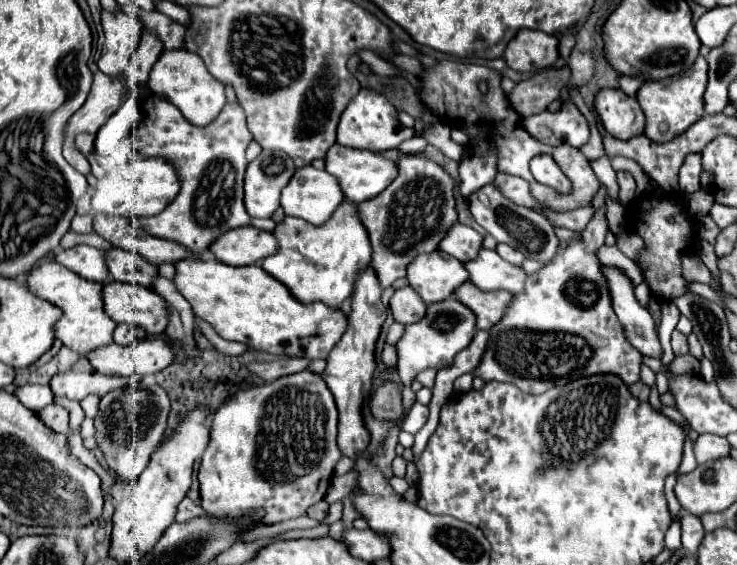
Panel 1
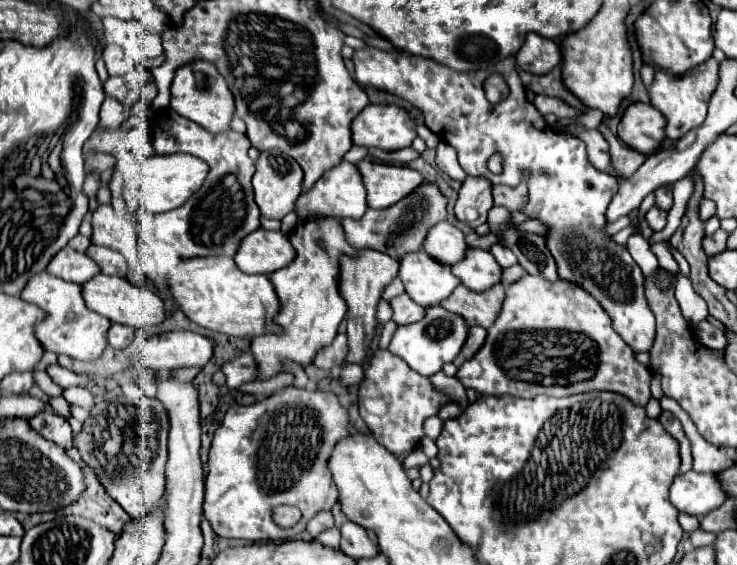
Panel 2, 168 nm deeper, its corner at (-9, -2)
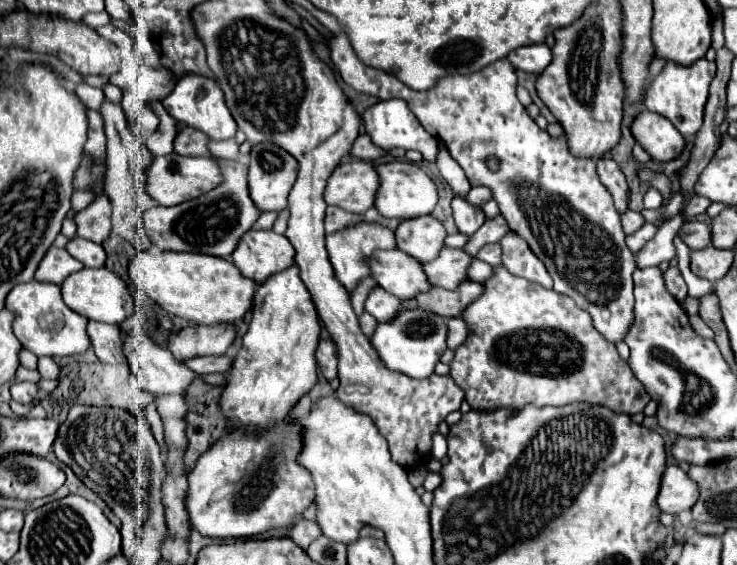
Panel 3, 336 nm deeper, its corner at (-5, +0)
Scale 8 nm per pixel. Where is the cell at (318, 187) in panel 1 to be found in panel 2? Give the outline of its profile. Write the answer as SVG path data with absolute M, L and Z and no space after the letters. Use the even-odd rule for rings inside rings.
M341 162L339 166L331 168L321 176L313 188L303 190L301 196L295 202L295 212L301 220L309 216L335 216L335 218L361 218L367 210L367 200L365 200L365 186L361 182L361 176L357 172L355 164Z

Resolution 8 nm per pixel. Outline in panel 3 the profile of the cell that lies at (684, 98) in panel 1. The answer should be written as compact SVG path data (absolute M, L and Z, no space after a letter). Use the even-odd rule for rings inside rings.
M705 58L693 62L691 66L681 66L667 62L663 72L651 82L645 94L645 108L649 112L657 112L665 116L683 136L693 136L703 124L703 108L705 100L709 96L709 84L715 76L715 62L709 62Z

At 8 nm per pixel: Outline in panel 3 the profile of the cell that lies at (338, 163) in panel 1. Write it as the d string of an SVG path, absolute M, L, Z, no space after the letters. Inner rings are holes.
M393 160L393 162L385 162L385 164L377 164L377 172L381 178L381 190L377 192L377 200L375 200L375 208L385 216L385 218L399 218L399 220L409 220L409 218L417 218L417 216L425 216L431 214L439 194L437 194L437 186L435 182L413 162L401 162L401 160Z

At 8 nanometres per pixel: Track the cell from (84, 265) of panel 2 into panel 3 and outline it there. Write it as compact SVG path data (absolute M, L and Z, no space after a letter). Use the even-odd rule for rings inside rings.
M51 246L49 252L43 256L37 272L35 272L35 280L61 284L69 274L73 274L81 268L83 268L83 264L79 264L73 256L69 256L67 250Z

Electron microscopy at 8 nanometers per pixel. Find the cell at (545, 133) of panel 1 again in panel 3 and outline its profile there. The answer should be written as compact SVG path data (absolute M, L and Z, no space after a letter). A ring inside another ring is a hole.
M611 158L597 160L597 174L599 174L601 184L611 192L617 212L623 214L627 210L627 204L629 204L629 188L627 188L625 176L619 170L617 162Z

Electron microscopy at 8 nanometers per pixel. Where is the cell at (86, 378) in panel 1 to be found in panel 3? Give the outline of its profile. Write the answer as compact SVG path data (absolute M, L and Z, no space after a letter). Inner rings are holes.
M41 356L39 362L37 362L37 372L41 374L41 378L49 378L49 380L57 380L59 376L59 366L53 358L47 358L47 356Z

